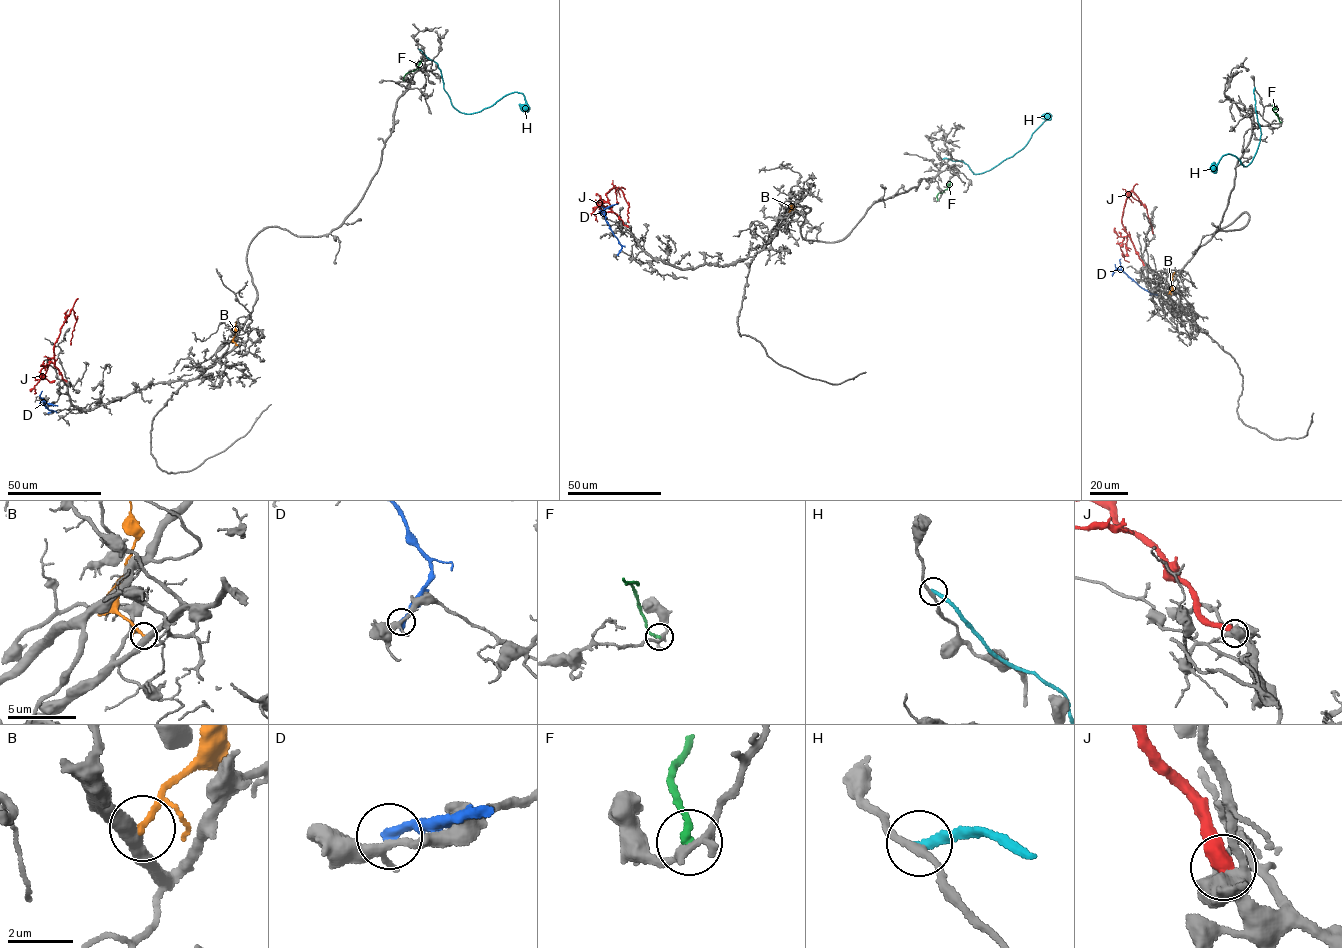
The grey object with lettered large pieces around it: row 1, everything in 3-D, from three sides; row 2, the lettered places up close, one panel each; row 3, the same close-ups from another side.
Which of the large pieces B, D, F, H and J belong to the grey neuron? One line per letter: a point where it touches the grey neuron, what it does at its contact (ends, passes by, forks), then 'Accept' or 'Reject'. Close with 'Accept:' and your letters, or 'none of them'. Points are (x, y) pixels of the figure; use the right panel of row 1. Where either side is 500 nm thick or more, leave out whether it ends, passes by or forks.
B: Touches grey at (1168, 294). It ends there. Reject
D: Touches grey at (1156, 295). It ends there. Reject
F: Touches grey at (1281, 122). It ends there. Reject
H: Touches grey at (1254, 87). It ends there. Reject
J: Touches grey at (1144, 265). Accept
Accept: J

